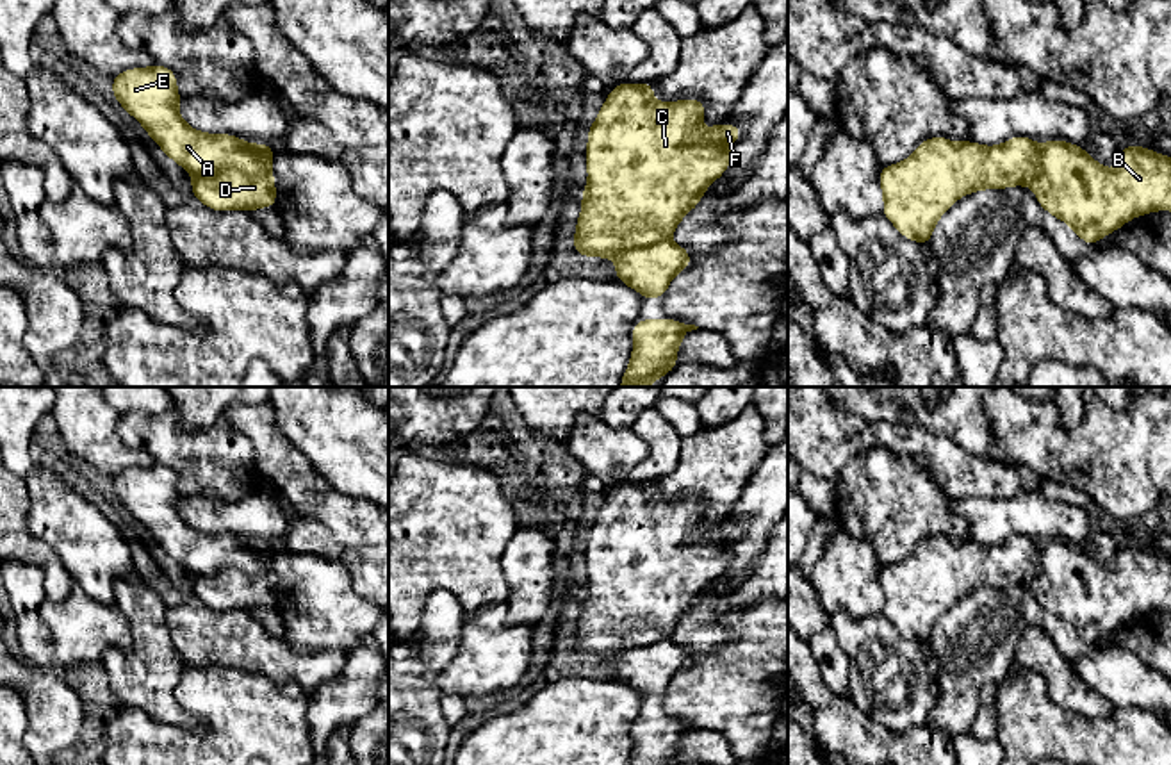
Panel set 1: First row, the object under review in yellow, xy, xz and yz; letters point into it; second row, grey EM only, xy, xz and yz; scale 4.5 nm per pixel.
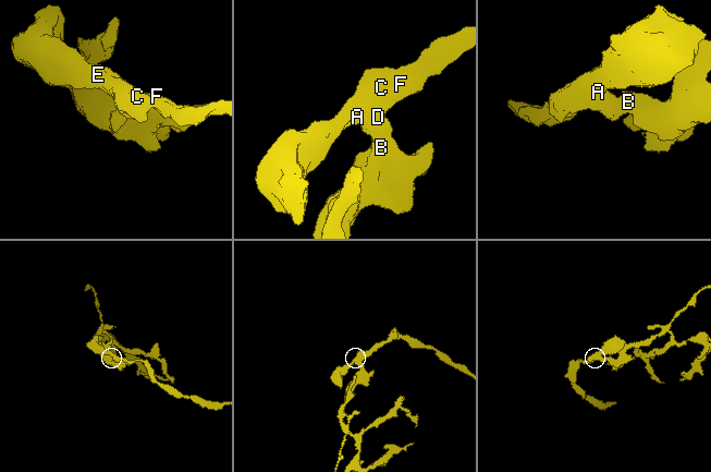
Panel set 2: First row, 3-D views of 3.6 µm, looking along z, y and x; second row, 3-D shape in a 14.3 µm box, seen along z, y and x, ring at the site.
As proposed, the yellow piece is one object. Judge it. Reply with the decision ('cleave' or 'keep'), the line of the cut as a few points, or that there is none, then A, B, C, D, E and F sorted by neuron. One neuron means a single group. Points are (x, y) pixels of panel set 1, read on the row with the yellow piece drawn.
cleave; cut in xy along (266, 166), (262, 172), (221, 168), (193, 177); A C E F / B D

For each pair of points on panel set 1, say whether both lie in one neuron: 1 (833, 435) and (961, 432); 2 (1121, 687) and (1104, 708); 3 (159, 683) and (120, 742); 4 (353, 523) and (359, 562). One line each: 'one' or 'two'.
1: two
2: two
3: two
4: two

